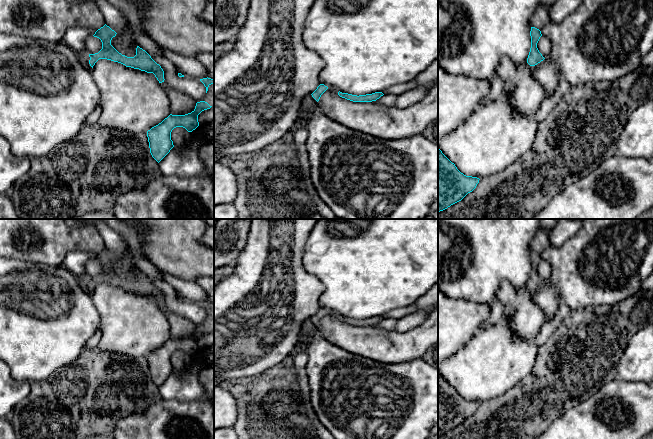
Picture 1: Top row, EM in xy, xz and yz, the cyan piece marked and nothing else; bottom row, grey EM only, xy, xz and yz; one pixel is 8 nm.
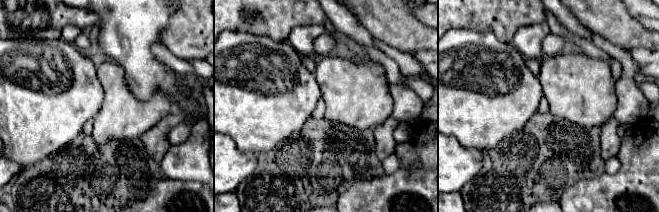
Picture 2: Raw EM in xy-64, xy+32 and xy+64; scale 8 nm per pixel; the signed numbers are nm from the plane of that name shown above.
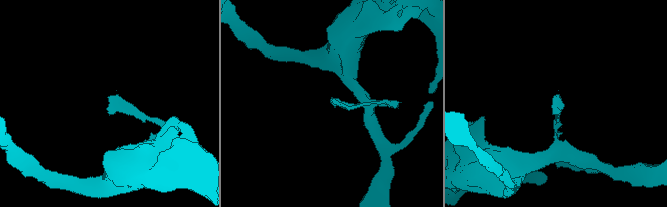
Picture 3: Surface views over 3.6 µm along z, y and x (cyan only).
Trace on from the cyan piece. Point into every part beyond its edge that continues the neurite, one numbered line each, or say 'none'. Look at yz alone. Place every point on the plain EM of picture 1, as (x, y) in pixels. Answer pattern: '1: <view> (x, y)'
none

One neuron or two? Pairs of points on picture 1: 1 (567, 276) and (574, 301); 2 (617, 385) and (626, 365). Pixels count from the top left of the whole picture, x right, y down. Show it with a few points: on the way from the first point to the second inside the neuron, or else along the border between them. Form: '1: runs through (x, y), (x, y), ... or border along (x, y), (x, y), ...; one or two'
1: runs through (573, 282), (574, 295); one
2: border along (617, 377), (623, 380), (642, 382); two

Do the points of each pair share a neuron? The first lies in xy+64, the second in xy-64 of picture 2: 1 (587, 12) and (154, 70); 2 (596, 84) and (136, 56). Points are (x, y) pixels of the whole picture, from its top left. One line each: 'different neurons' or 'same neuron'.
1: different neurons
2: different neurons

